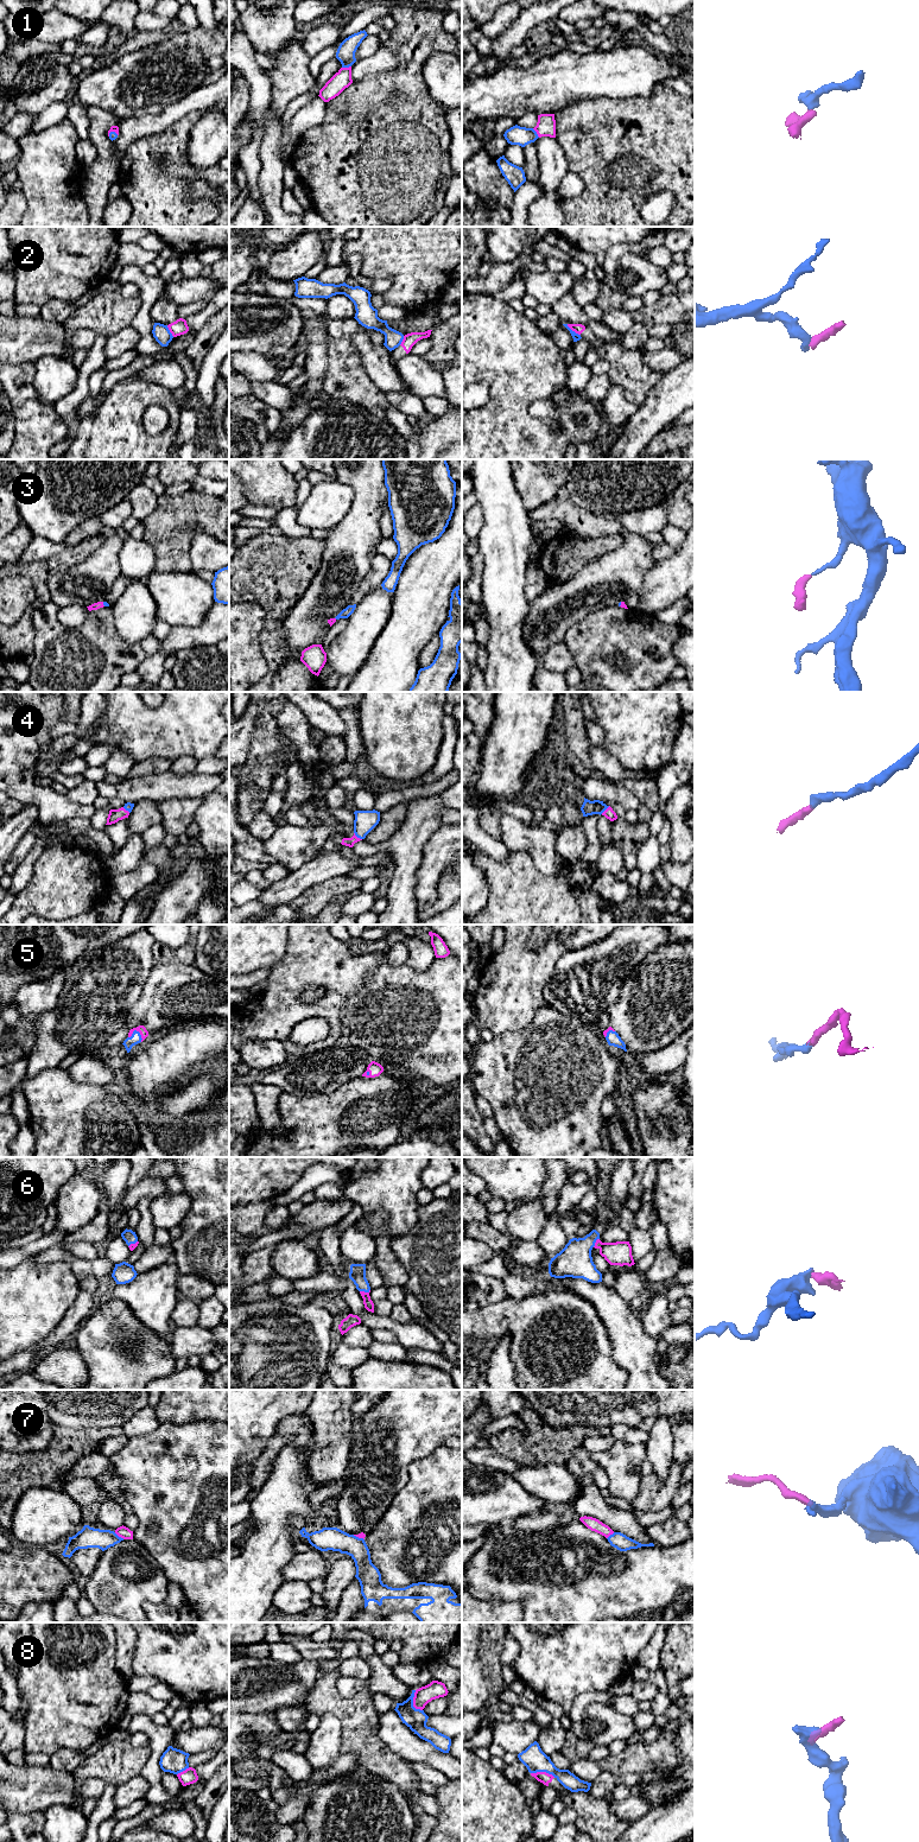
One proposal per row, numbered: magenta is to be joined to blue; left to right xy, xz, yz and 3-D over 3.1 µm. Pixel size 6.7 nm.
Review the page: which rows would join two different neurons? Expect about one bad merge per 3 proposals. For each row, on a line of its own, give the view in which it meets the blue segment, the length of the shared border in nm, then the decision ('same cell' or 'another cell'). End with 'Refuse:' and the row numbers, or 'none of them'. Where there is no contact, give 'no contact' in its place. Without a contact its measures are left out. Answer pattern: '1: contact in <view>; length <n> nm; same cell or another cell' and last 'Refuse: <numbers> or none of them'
1: contact in xz; length 70 nm; same cell
2: contact in yz; length 120 nm; another cell
3: contact in xy; length 40 nm; same cell
4: contact in xz; length 80 nm; same cell
5: contact in xy; length 110 nm; same cell
6: contact in xz; length 70 nm; same cell
7: contact in xy; length 80 nm; another cell
8: contact in xz; length 150 nm; another cell
Refuse: 2, 7, 8

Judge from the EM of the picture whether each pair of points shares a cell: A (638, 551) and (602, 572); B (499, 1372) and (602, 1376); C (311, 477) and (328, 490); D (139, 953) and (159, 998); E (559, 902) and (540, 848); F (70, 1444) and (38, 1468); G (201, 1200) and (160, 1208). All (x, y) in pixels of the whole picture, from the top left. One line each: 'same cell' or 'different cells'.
A: same cell
B: different cells
C: different cells
D: different cells
E: different cells
F: same cell
G: different cells

